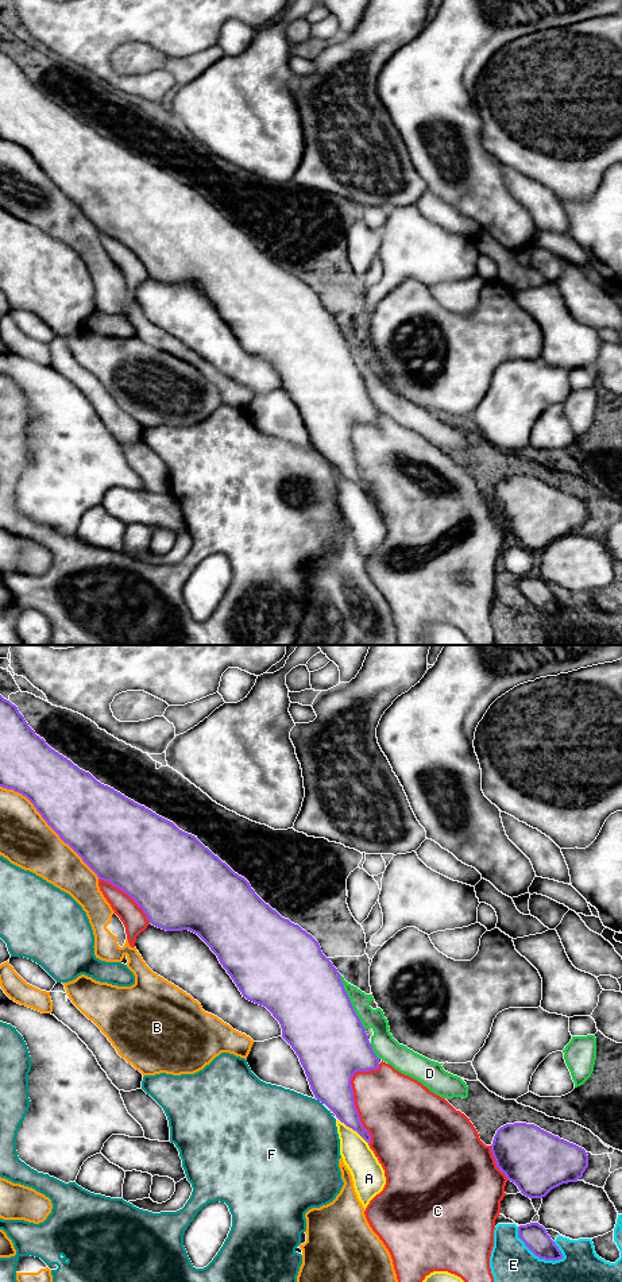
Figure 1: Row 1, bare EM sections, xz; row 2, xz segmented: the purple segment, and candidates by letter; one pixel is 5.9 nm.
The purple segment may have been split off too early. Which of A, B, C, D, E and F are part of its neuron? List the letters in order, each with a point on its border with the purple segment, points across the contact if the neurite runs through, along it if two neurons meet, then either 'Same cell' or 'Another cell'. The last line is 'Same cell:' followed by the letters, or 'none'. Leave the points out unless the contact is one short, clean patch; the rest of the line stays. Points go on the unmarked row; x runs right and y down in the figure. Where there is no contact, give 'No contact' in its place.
A: Touches purple at xz (354, 482). Another cell
B: Touches purple at xz (47, 176). Another cell
C: Touches purple at xz (352, 448). Another cell
D: Touches purple at xz (350, 354). Another cell
E: Touches purple at xz (536, 607). Another cell
F: No contact. Another cell
Same cell: none

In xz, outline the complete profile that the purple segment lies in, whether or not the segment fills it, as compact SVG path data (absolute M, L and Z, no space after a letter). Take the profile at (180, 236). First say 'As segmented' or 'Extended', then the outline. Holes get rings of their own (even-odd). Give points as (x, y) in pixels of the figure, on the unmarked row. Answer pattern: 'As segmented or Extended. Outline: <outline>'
As segmented. Outline: M0 47L0 139L13 142L15 144L26 148L47 174L47 177L59 188L59 190L67 196L82 213L97 227L100 232L111 235L125 244L135 255L143 262L148 274L166 283L182 283L189 282L197 286L217 308L220 316L231 328L243 350L247 352L266 359L273 368L279 374L282 381L282 390L291 398L300 410L300 414L308 429L310 441L314 449L325 456L336 470L347 479L356 483L368 497L371 495L370 484L363 479L358 462L355 459L354 443L351 432L356 424L370 424L379 420L379 410L375 408L372 398L368 393L366 381L363 379L359 368L356 367L351 352L344 341L340 325L333 316L327 310L318 294L302 282L298 277L291 275L289 271L282 270L275 262L266 256L251 240L250 235L235 225L225 215L215 208L208 200L205 200L194 188L179 182L173 174L157 167L151 162L135 155L125 150L113 140L97 134L89 124L80 121L70 112L51 101L43 90L35 86L28 78L24 69L19 65L18 59Z

